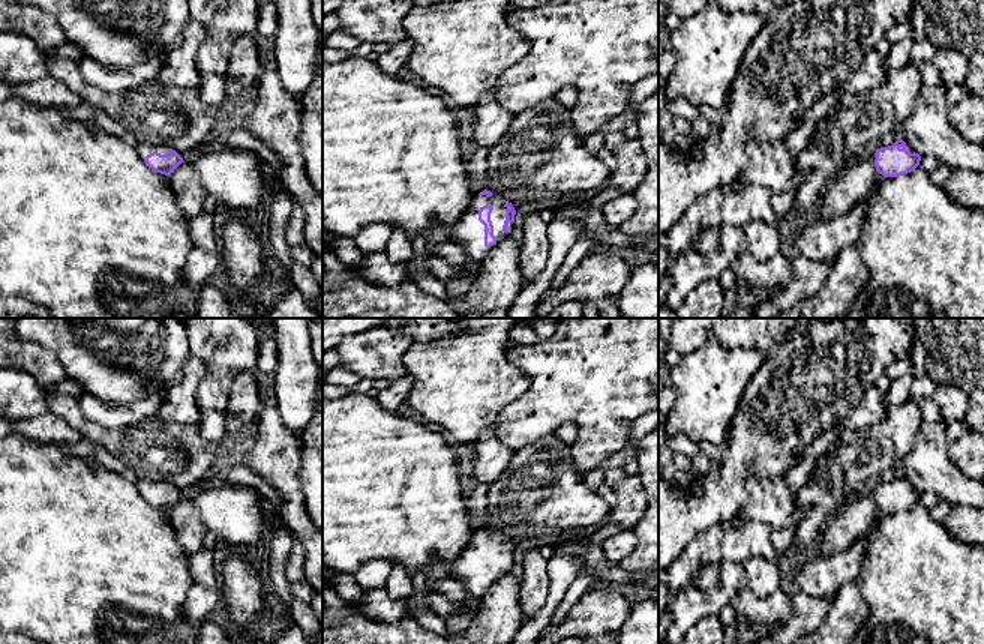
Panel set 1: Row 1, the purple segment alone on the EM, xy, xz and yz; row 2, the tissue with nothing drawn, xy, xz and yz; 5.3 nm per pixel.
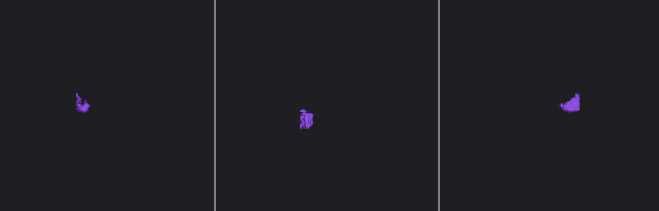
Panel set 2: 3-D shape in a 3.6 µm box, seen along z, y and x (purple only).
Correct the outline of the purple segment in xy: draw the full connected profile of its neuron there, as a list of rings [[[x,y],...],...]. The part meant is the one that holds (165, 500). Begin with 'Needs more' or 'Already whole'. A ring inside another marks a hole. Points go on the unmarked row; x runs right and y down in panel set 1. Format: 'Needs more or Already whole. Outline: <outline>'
Needs more. Outline: [[[140,479],[135,485],[148,504],[165,512],[174,509],[183,498],[183,494],[166,482]]]

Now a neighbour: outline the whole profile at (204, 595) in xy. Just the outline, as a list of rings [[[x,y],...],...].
[[[201,548],[189,557],[192,587],[183,603],[184,618],[195,627],[208,618],[220,600],[220,584],[214,569],[213,549]]]

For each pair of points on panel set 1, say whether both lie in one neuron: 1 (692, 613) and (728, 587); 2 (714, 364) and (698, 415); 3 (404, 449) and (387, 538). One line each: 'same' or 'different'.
1: same
2: same
3: same

